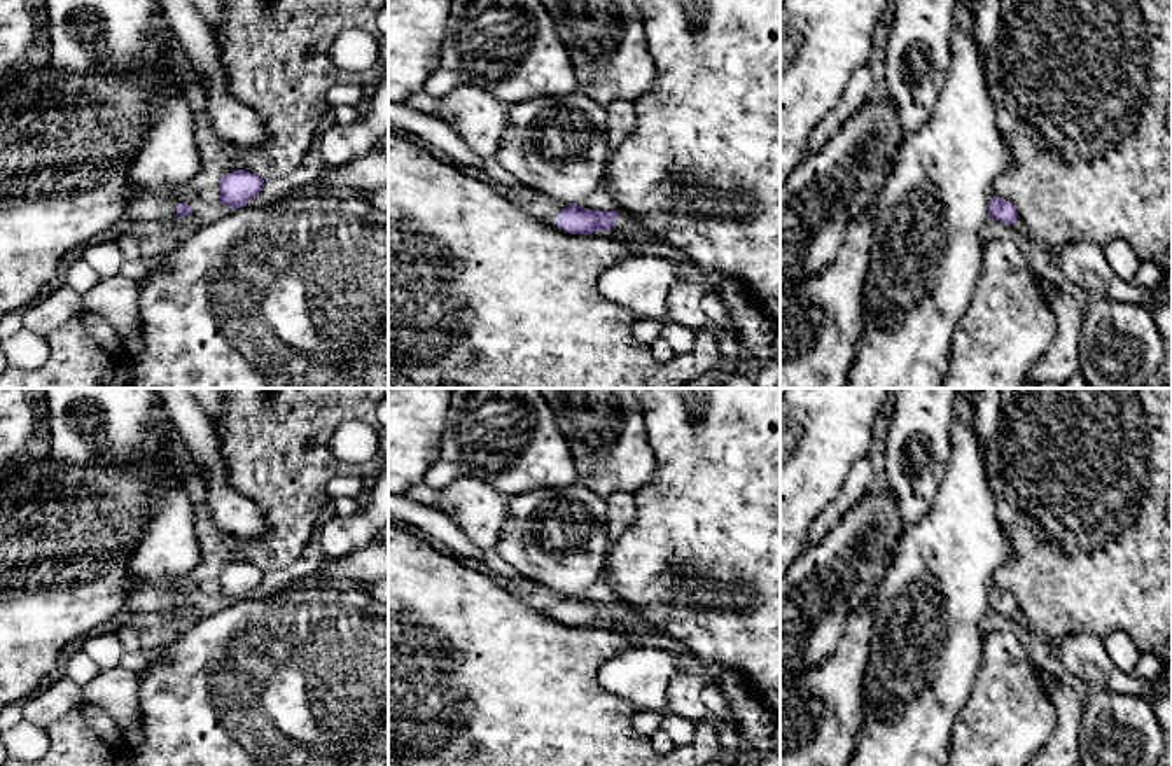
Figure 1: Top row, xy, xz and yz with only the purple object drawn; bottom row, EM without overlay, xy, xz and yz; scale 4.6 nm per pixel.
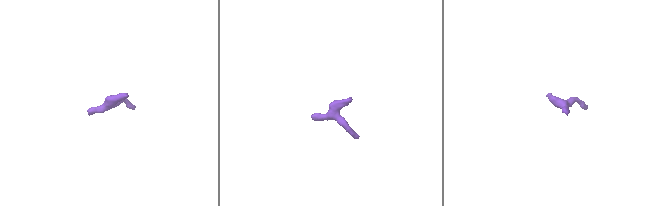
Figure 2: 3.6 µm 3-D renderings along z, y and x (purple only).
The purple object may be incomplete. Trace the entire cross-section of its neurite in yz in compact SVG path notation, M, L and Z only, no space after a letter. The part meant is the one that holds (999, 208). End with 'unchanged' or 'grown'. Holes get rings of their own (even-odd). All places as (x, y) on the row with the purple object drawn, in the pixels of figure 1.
M994 198L988 203L988 217L1011 226L1018 219L1018 213L1009 201L1002 198Z; unchanged

